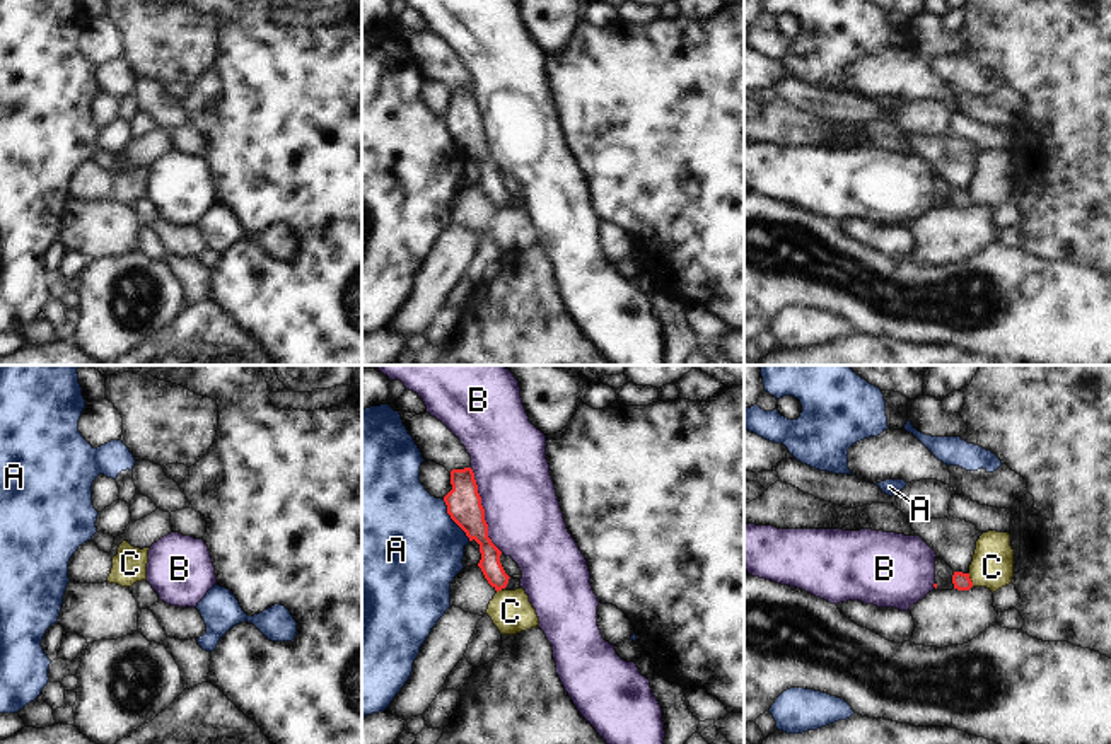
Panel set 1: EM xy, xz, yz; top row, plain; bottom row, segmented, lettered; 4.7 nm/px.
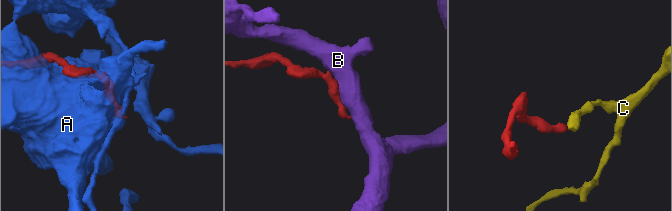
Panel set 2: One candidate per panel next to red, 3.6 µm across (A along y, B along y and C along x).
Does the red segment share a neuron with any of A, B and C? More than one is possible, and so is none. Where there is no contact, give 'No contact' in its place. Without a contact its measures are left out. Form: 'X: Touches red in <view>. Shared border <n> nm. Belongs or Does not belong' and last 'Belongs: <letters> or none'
A: Touches red in xz. Shared border 240 nm. Does not belong
B: Touches red in xz. Shared border 420 nm. Does not belong
C: Touches red in yz. Shared border 70 nm. Does not belong
Belongs: none

